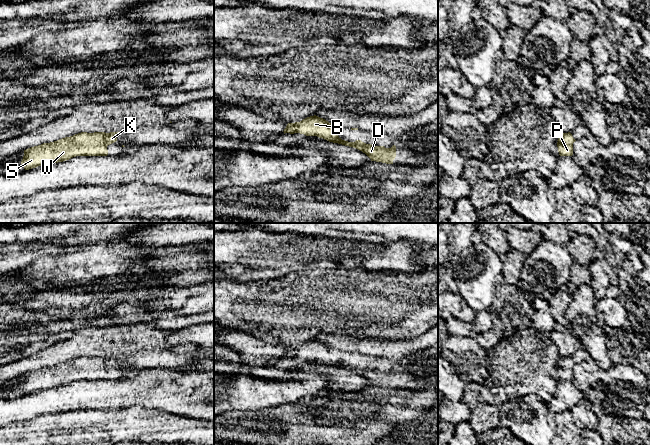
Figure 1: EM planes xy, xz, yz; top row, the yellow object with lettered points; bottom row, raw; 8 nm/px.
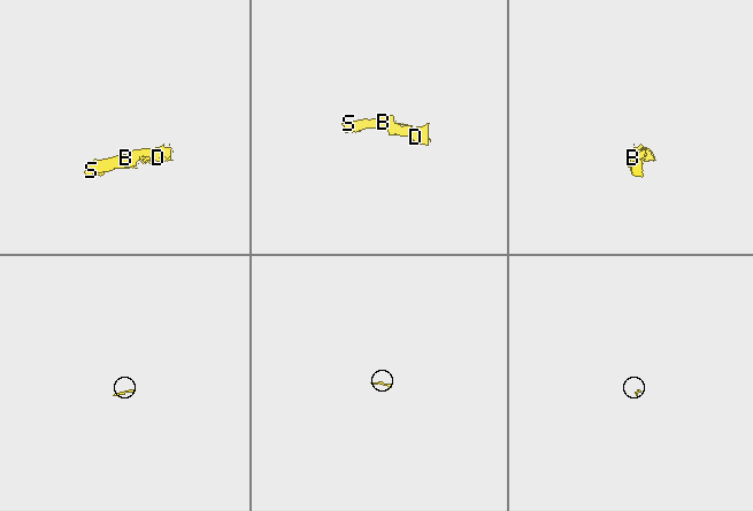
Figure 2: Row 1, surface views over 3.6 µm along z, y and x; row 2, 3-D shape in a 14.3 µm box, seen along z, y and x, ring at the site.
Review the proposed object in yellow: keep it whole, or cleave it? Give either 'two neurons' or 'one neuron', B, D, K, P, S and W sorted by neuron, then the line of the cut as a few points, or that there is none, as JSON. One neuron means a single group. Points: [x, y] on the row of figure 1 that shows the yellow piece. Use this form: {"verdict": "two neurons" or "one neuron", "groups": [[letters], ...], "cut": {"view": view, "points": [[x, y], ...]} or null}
{"verdict": "one neuron", "groups": [["B", "D", "K", "P", "S", "W"]], "cut": null}

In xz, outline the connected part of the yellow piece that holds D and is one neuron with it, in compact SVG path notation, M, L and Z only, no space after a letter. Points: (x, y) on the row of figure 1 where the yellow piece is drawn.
M314 115L307 117L300 122L288 123L283 132L284 134L300 133L306 136L317 136L329 142L356 148L365 153L371 161L393 164L393 160L396 157L395 145L391 148L385 148L384 146L373 146L371 144L366 144L361 140L348 142L342 140L338 136L340 128L340 126L333 125L325 119Z

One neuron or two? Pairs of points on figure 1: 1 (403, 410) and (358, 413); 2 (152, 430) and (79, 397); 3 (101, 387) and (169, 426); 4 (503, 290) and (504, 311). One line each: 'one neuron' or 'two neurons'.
1: one neuron
2: two neurons
3: two neurons
4: one neuron

